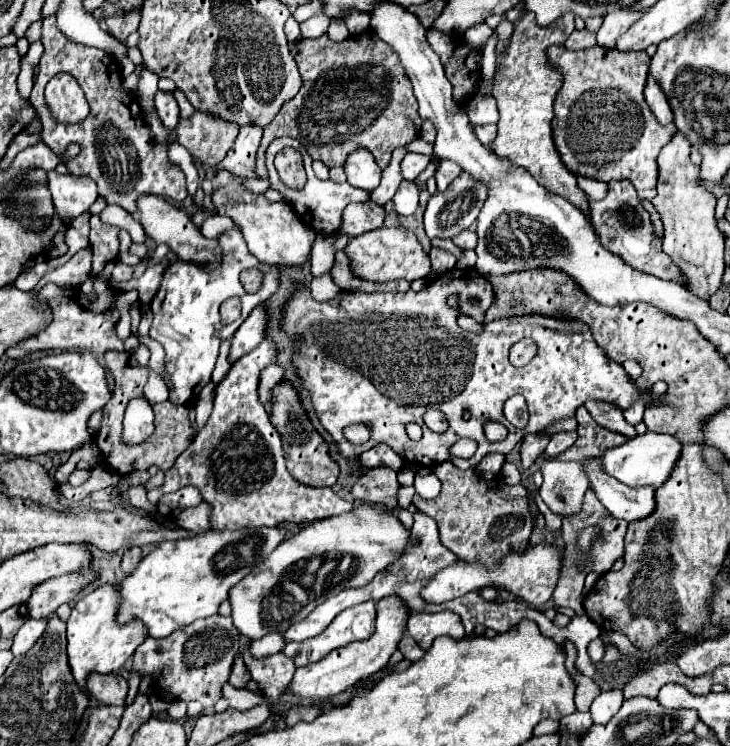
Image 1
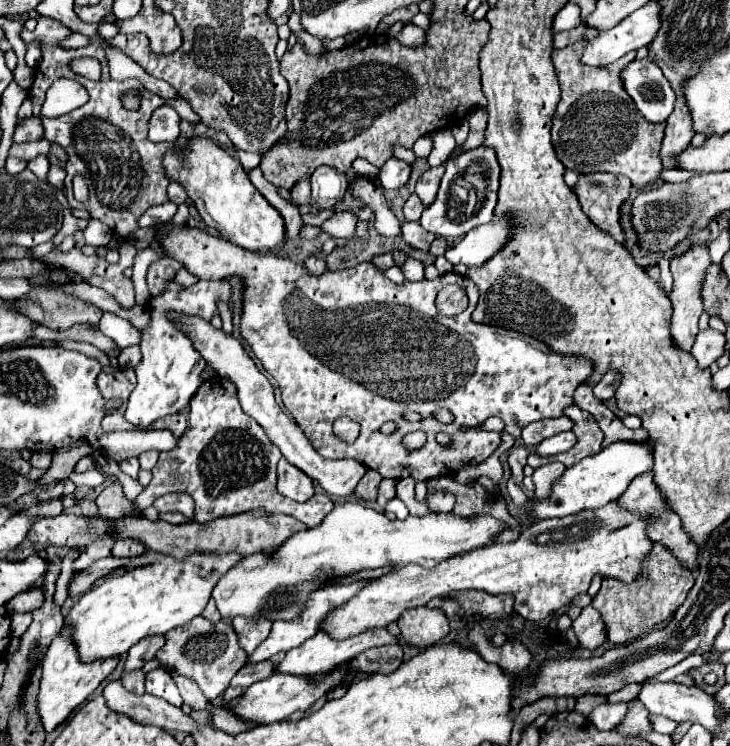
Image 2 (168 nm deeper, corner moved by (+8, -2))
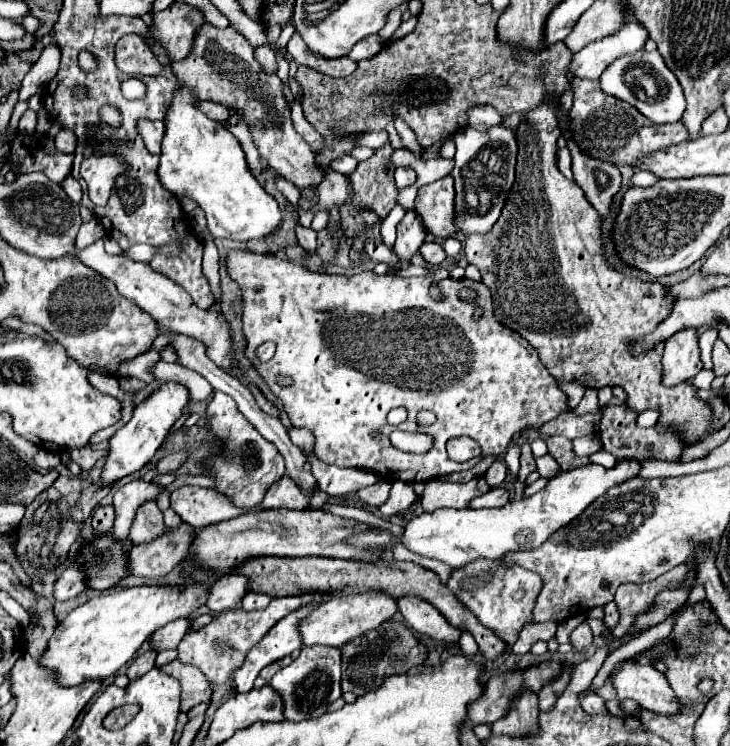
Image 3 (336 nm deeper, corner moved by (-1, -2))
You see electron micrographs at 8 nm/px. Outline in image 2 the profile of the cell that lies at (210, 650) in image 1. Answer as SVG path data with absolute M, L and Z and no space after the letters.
M196 617L190 623L186 623L184 627L168 631L164 635L164 639L166 639L166 643L156 653L156 659L162 665L166 665L168 669L176 671L178 675L184 675L184 677L196 681L208 701L220 697L228 689L232 677L238 673L238 669L248 659L246 653L238 645L238 639L236 639L236 633L234 633L230 621L210 623L204 617Z

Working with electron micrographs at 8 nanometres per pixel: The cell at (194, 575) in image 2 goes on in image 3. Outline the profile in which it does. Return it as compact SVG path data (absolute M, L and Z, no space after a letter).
M193 583L191 587L183 587L181 591L177 587L133 587L133 589L123 589L119 593L111 593L111 595L101 595L95 597L83 605L79 605L77 609L73 609L53 631L49 645L45 649L45 653L39 659L39 665L53 671L55 673L55 681L61 687L75 687L81 685L85 681L103 681L105 677L117 673L127 661L131 661L131 657L137 653L137 649L143 645L143 641L155 633L159 627L163 627L169 621L181 619L181 617L193 617L195 609L199 609L201 605L205 605L207 599L207 589L201 583Z

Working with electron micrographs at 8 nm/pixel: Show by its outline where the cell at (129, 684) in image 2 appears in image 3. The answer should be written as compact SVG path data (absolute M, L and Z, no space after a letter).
M145 651L143 655L139 655L139 657L129 665L129 669L127 669L127 677L133 681L133 679L145 675L147 671L151 671L151 669L155 667L155 657L157 657L155 651Z

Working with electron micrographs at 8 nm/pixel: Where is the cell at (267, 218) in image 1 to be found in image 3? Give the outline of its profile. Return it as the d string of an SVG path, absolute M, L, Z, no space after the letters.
M183 85L177 87L177 95L173 95L173 103L163 121L165 137L161 143L157 177L169 193L191 197L199 203L207 215L207 233L213 239L227 237L251 241L261 239L279 227L281 213L277 201L249 171L239 141L221 123L211 121L199 109L199 97L191 89L185 89Z

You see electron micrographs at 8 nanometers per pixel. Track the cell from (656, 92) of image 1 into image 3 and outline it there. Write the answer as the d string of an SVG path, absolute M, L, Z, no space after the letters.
M641 49L641 51L635 51L633 55L615 59L601 75L599 83L601 83L601 91L637 107L641 115L645 115L647 119L651 119L651 123L657 123L657 125L675 123L681 119L685 111L685 97L683 97L681 85L677 83L677 77L671 73L665 61L661 59L659 51L647 53L645 49Z

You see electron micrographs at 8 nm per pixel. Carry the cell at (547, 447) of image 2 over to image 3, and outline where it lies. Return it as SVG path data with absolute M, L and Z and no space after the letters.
M585 435L585 437L575 439L575 441L573 441L573 447L575 447L575 453L577 453L579 457L589 457L589 455L601 451L601 449L603 449L603 443L601 443L601 439L595 437L595 435Z

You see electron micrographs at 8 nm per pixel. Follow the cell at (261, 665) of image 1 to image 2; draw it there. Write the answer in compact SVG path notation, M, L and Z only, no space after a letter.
M234 619L232 621L234 631L238 635L238 643L240 647L246 651L246 655L252 655L252 651L256 651L256 647L268 637L270 631L270 619L260 619L260 621L248 621L248 619Z

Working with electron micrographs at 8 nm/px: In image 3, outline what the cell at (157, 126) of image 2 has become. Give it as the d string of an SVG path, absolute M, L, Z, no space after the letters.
M139 119L137 123L137 133L143 137L145 149L153 155L159 153L161 147L161 139L165 135L165 123L163 121L151 121L151 119Z

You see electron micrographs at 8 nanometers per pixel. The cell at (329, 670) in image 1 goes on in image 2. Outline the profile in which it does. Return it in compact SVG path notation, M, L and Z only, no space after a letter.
M342 663L336 671L332 671L332 675L324 675L324 679L304 679L302 675L284 675L284 673L274 673L272 677L254 683L252 687L248 687L240 699L232 699L230 705L234 709L234 713L242 719L252 719L260 725L264 723L276 723L276 721L284 721L288 715L292 715L294 711L304 711L308 709L314 701L318 701L320 697L324 697L330 689L334 689L336 685L342 683L342 679L348 677L348 663Z

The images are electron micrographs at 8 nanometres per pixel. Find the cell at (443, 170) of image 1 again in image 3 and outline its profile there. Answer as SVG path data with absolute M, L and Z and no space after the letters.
M451 175L419 189L415 199L415 213L421 217L427 233L441 239L457 233L457 227L453 227L453 195L455 187Z

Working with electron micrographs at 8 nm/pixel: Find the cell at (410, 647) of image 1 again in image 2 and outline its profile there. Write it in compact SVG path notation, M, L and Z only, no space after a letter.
M372 629L372 631L364 631L352 639L342 639L336 641L332 639L326 631L318 631L314 637L310 637L306 643L302 643L296 649L290 649L284 657L284 661L278 665L278 671L282 673L294 673L294 675L326 675L330 673L336 665L356 657L362 651L368 651L372 647L380 647L380 645L392 645L398 643L396 637L392 637L386 629Z

